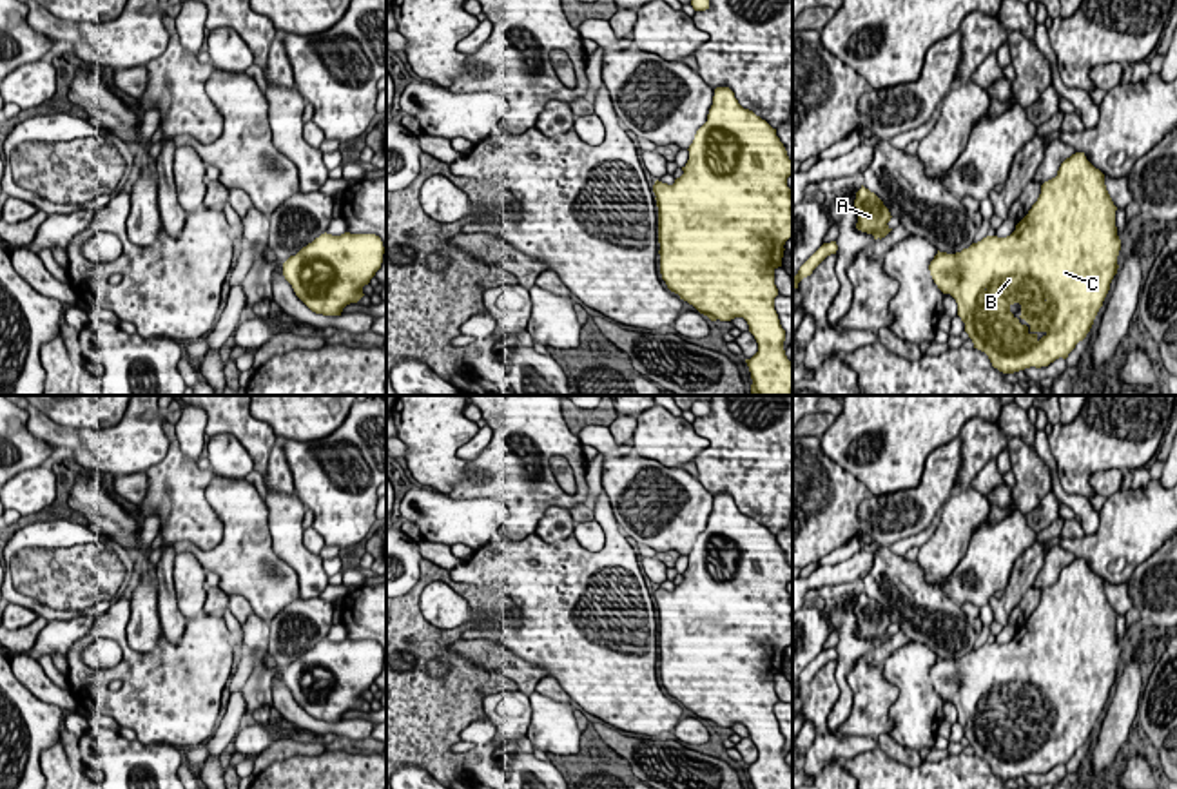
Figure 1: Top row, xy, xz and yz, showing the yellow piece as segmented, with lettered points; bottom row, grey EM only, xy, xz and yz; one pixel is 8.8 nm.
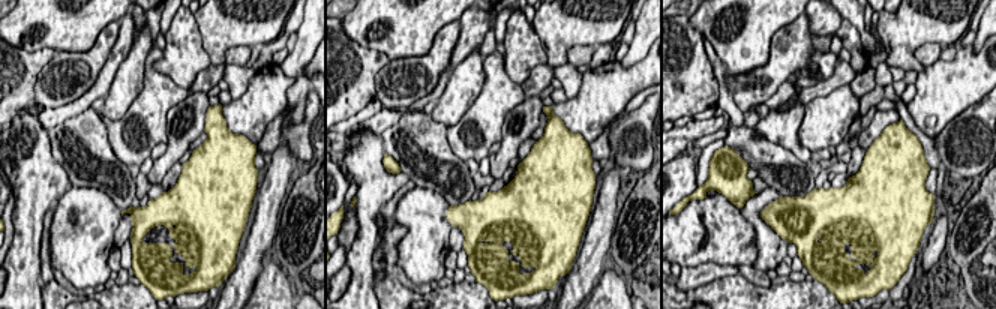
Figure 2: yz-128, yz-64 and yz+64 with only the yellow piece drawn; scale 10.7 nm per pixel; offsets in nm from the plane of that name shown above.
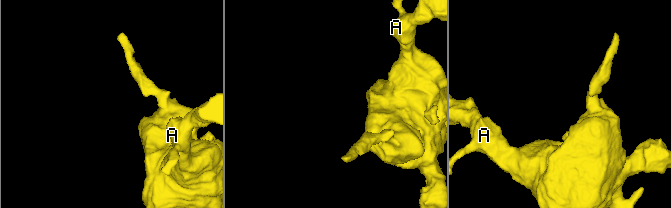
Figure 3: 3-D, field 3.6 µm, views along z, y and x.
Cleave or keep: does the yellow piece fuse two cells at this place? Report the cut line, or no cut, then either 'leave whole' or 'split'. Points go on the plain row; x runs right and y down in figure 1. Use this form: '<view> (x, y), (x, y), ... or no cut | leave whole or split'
no cut | leave whole

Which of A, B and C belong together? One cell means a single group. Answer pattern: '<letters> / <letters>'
A B C

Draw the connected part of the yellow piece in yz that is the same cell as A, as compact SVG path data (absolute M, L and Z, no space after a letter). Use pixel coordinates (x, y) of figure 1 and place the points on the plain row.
M865 595L856 599L854 613L858 617L858 629L856 635L867 640L872 640L874 646L885 644L892 635L887 631L890 628L890 619L883 611L883 608Z

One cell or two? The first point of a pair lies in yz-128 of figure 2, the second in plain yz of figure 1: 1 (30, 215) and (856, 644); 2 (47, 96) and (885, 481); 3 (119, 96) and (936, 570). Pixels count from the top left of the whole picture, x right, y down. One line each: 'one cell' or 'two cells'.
1: one cell
2: two cells
3: one cell

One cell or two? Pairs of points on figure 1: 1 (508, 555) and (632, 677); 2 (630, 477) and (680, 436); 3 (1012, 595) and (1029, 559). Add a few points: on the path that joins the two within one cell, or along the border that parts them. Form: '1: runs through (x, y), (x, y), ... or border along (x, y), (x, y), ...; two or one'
1: runs through (544, 592), (550, 597), (550, 619), (595, 664); one
2: border along (639, 454), (657, 459), (666, 467), (680, 468); two
3: runs through (1016, 586), (1025, 568); one

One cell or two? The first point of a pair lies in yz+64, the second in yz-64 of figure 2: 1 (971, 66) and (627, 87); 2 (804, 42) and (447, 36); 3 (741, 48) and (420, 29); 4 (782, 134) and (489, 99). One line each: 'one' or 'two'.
1: one
2: one
3: one
4: two

